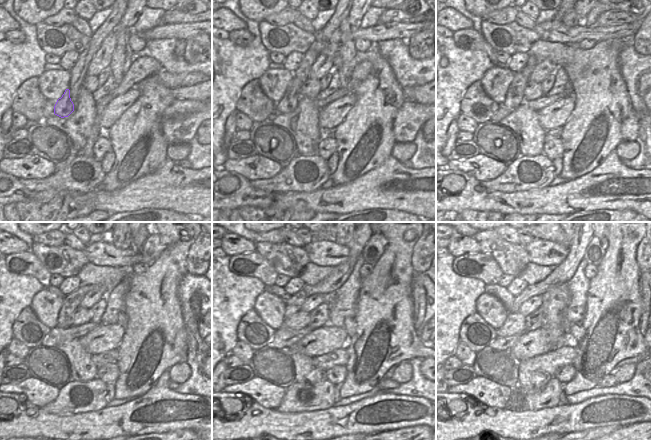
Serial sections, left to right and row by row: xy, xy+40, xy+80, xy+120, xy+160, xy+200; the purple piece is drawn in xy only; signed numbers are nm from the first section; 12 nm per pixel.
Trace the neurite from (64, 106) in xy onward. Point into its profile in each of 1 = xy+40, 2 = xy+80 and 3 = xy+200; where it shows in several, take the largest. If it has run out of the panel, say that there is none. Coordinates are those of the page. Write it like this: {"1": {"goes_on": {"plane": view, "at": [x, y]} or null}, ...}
{"1": {"goes_on": {"plane": "xy+40", "at": [288, 103]}}, "2": {"goes_on": {"plane": "xy+80", "at": [514, 98]}}, "3": {"goes_on": {"plane": "xy+200", "at": [564, 272]}}}

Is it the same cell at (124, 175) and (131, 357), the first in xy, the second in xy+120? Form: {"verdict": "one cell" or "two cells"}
{"verdict": "one cell"}

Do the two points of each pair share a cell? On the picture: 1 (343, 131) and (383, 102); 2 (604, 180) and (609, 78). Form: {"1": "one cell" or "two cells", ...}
{"1": "one cell", "2": "two cells"}

